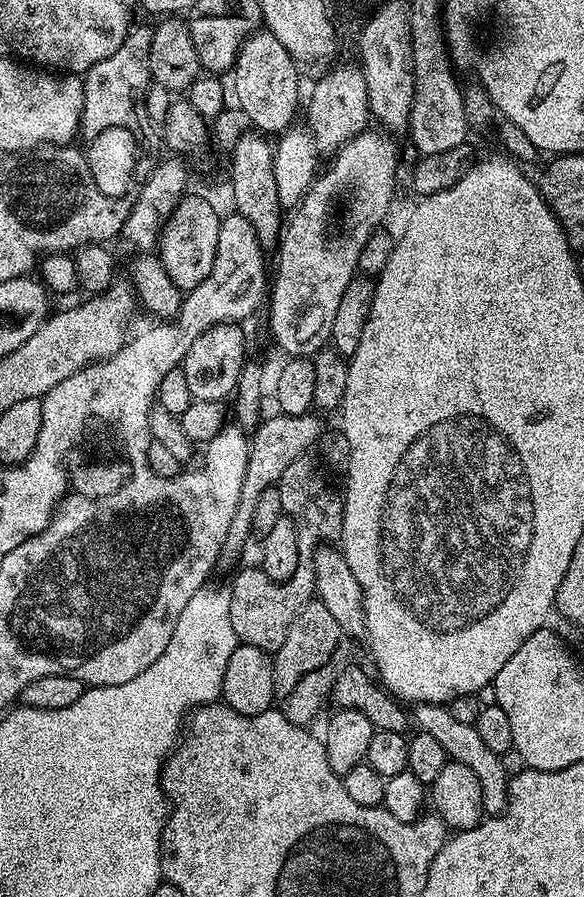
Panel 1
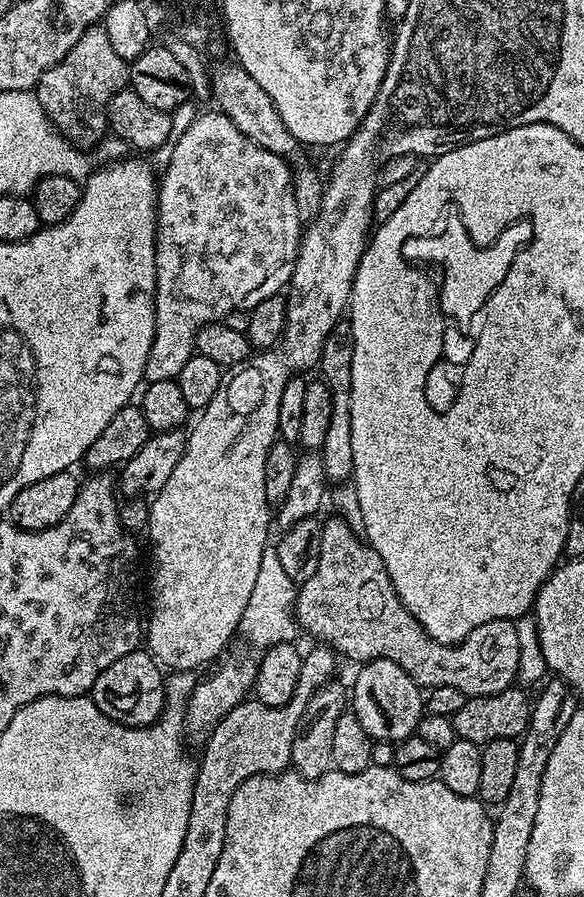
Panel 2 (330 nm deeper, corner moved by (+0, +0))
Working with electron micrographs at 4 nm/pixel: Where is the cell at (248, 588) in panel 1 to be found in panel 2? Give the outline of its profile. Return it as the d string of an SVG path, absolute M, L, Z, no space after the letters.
M333 514L327 521L323 521L320 529L320 553L318 554L318 570L314 570L314 574L310 574L310 578L306 578L304 584L299 585L296 594L296 603L294 605L296 614L296 623L301 629L304 628L312 636L317 636L317 641L323 642L330 648L334 649L341 657L349 656L355 662L367 662L370 660L389 660L390 662L398 662L398 666L402 666L402 670L406 670L406 674L410 674L413 682L420 685L421 689L437 688L438 686L454 686L454 690L462 690L462 694L467 698L469 696L493 696L502 690L513 687L517 683L517 672L519 670L519 640L518 630L515 623L510 620L491 620L485 624L479 624L466 639L458 644L443 644L430 635L419 622L414 618L414 614L410 614L410 610L406 610L406 606L398 598L398 594L392 585L390 574L386 574L386 566L382 566L382 558L378 558L376 551L368 545L358 535L357 529L351 528L344 520L343 516Z

